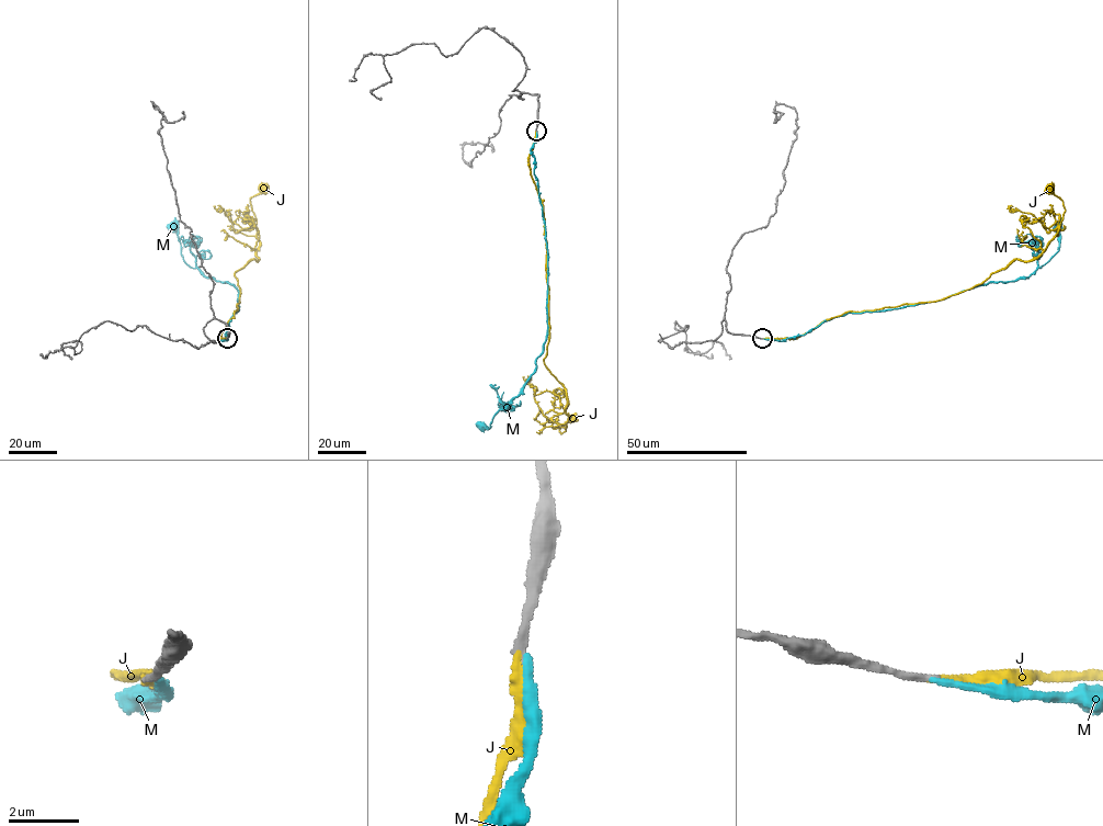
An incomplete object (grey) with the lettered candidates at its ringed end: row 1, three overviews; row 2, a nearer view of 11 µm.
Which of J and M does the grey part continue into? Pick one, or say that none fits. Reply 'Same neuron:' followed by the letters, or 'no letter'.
Same neuron: J

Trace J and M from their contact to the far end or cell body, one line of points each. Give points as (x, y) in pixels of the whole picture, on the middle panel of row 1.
J: (536, 129), (529, 166), (546, 237), (549, 340), (544, 362), (566, 393), (568, 420), (561, 433), (572, 418)
M: (536, 131), (531, 153), (546, 234), (546, 338), (535, 371), (523, 389), (493, 416), (490, 428), (481, 426)

